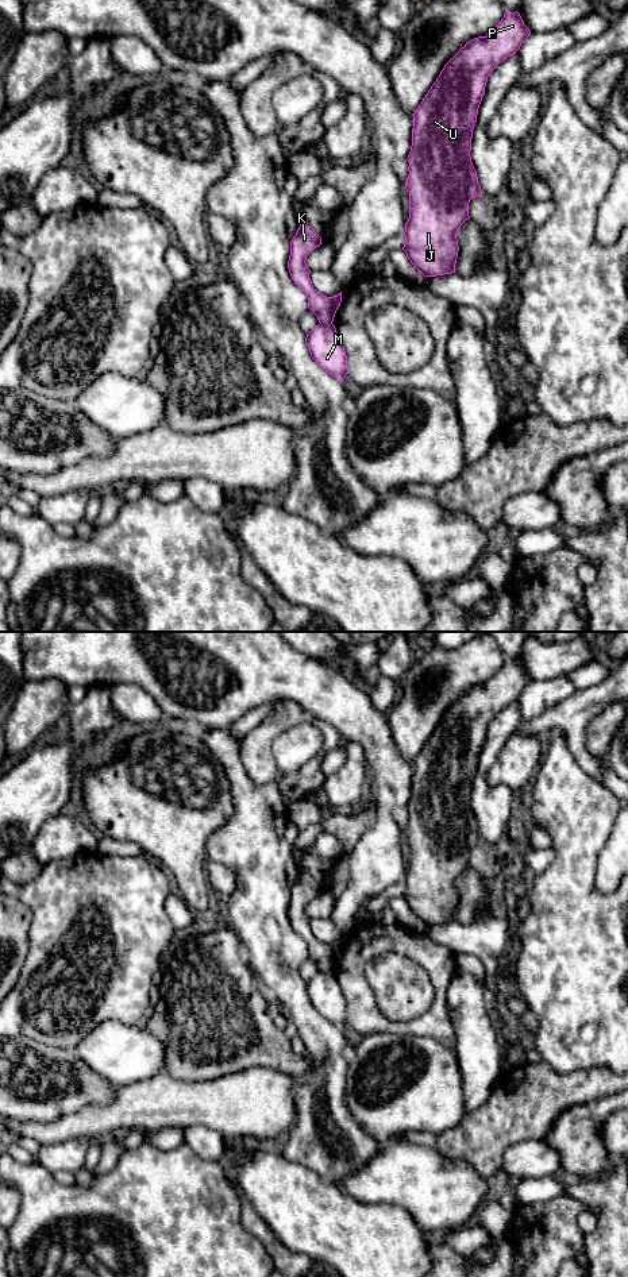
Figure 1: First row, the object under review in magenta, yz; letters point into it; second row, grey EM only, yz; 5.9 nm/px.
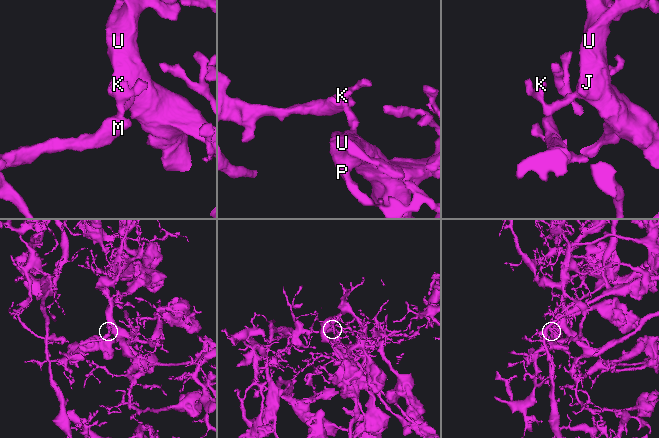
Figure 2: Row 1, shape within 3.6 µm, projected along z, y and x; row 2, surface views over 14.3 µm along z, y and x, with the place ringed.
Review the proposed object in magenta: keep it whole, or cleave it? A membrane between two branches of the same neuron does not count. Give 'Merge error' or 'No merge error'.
Merge error

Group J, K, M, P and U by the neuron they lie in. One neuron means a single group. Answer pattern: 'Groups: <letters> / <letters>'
Groups: J K P U / M

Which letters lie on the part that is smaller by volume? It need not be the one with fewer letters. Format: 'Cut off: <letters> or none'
Cut off: M

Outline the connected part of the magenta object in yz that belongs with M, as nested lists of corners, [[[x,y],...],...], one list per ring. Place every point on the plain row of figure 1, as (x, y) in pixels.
[[[332,971],[316,973],[305,985],[311,1004],[328,1022],[342,1029],[348,1022],[347,1003]]]

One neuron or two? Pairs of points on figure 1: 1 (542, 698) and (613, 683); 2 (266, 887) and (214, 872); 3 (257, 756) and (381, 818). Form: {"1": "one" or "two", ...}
{"1": "two", "2": "two", "3": "two"}

